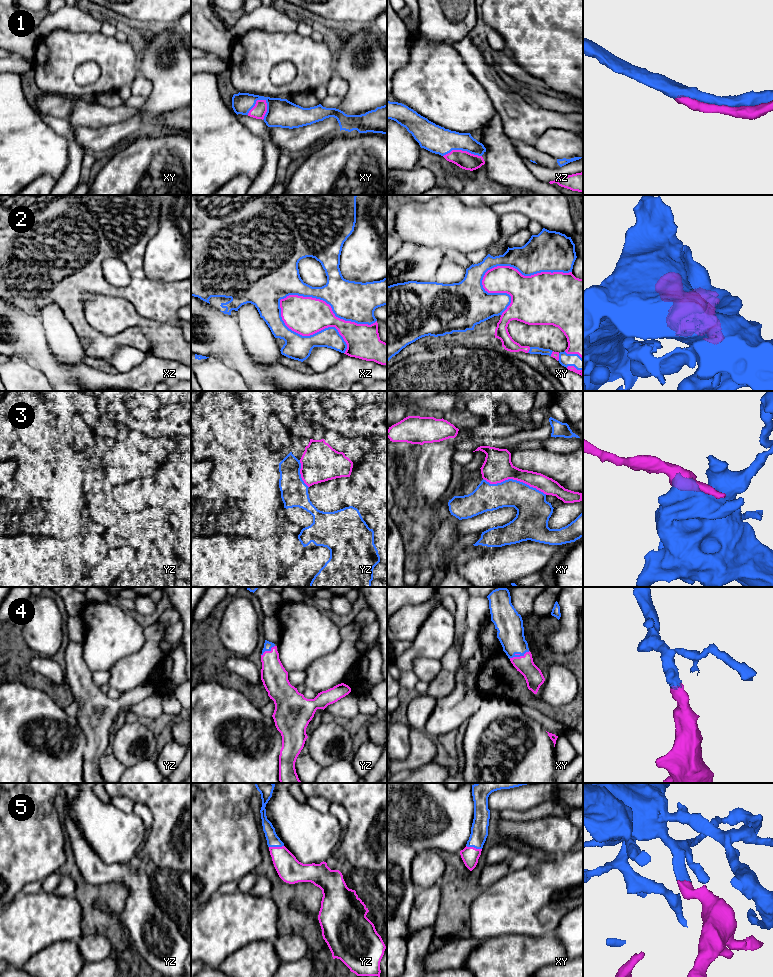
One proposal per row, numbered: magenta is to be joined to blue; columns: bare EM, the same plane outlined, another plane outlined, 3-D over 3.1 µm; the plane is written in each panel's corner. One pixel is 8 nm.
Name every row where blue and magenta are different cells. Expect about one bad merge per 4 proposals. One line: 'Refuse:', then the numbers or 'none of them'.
Refuse: 3

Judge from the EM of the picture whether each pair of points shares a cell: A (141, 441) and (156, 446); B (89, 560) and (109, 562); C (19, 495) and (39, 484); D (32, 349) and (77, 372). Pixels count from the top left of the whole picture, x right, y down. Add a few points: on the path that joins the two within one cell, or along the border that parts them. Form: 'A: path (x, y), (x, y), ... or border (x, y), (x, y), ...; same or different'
A: border (152, 438), (147, 452); different
B: border (108, 548), (105, 555), (85, 572); different
C: border (13, 481), (24, 491); different
D: path (43, 359), (56, 372), (66, 372); same

